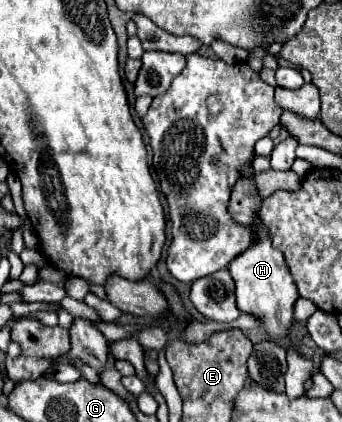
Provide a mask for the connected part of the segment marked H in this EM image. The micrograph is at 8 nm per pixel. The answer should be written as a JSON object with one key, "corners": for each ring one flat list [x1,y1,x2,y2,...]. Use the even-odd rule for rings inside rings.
{"corners":[[260,220,252,224,256,230,256,246,252,250,246,250,234,262,230,262,228,270,236,282,236,300,238,300,238,310,252,314,260,326,270,334,272,340,288,336,294,320,294,302,298,300,298,290,296,284,286,268,284,256,272,248,272,242,268,242,268,232,264,226,260,226]]}

